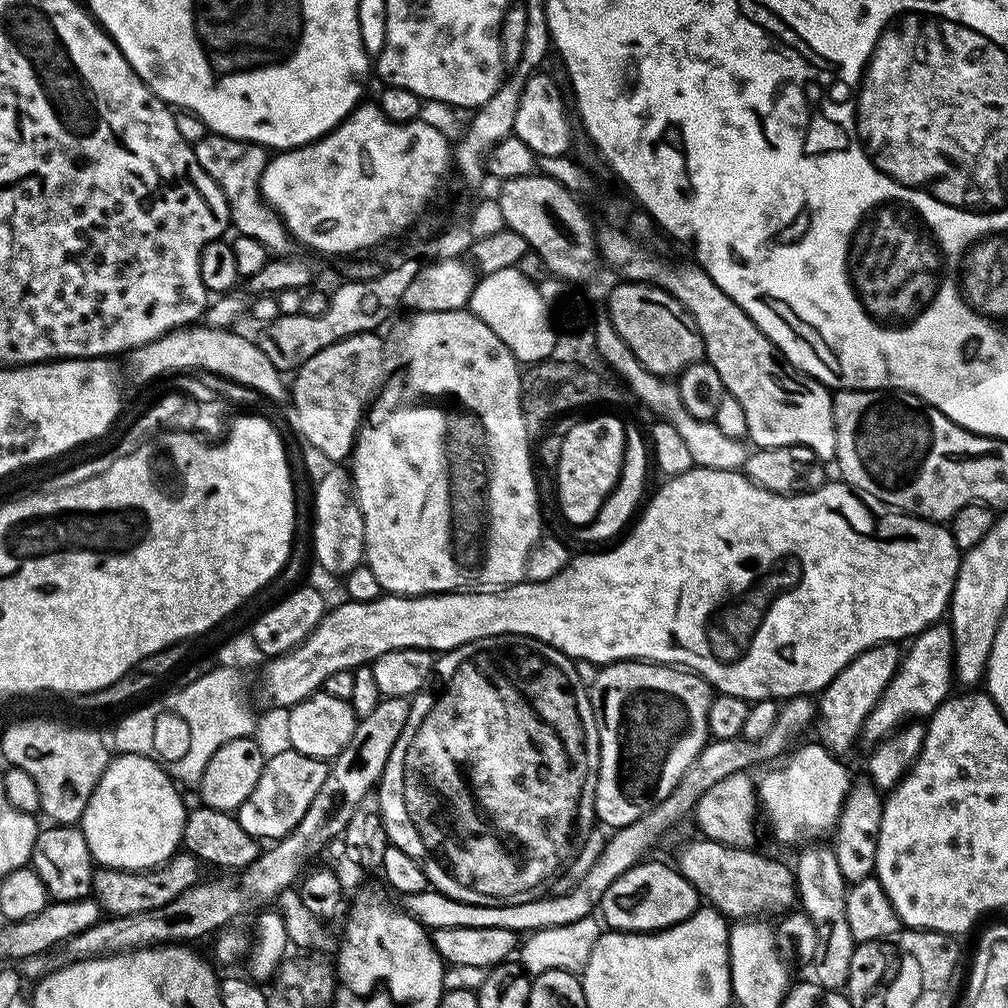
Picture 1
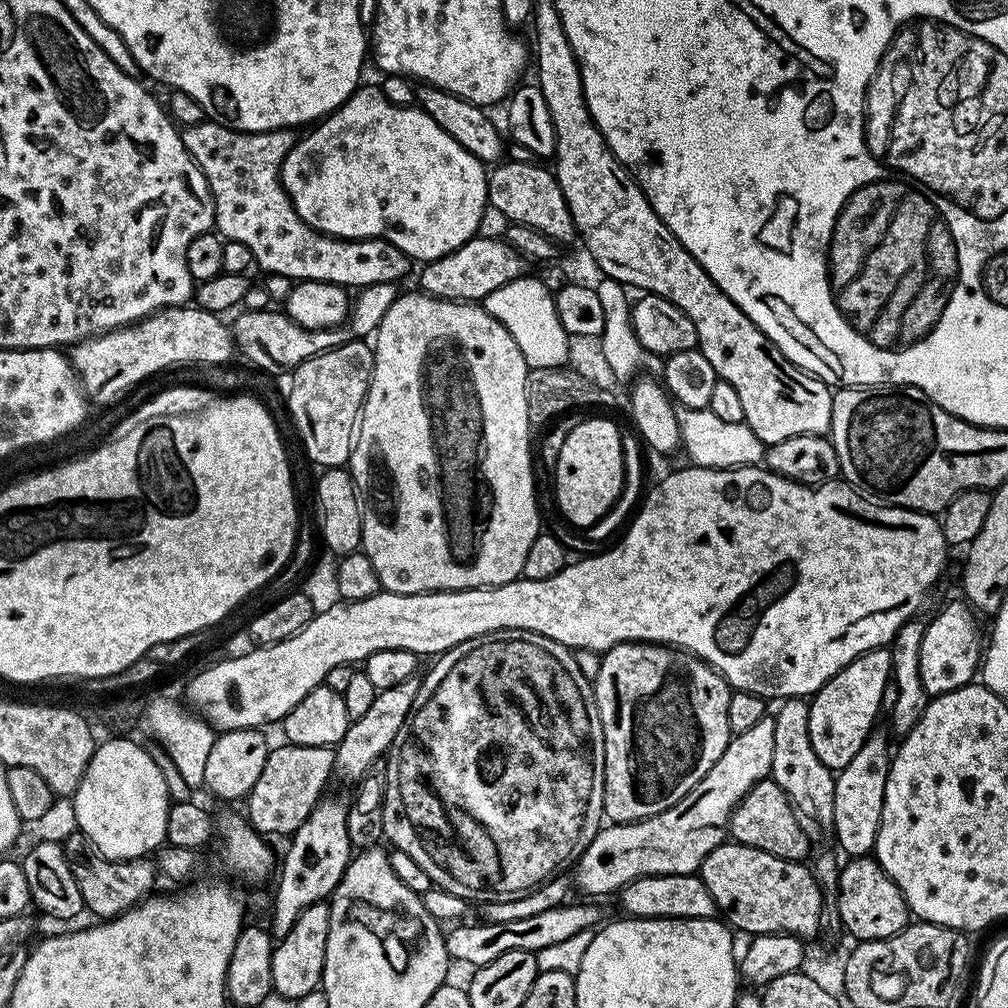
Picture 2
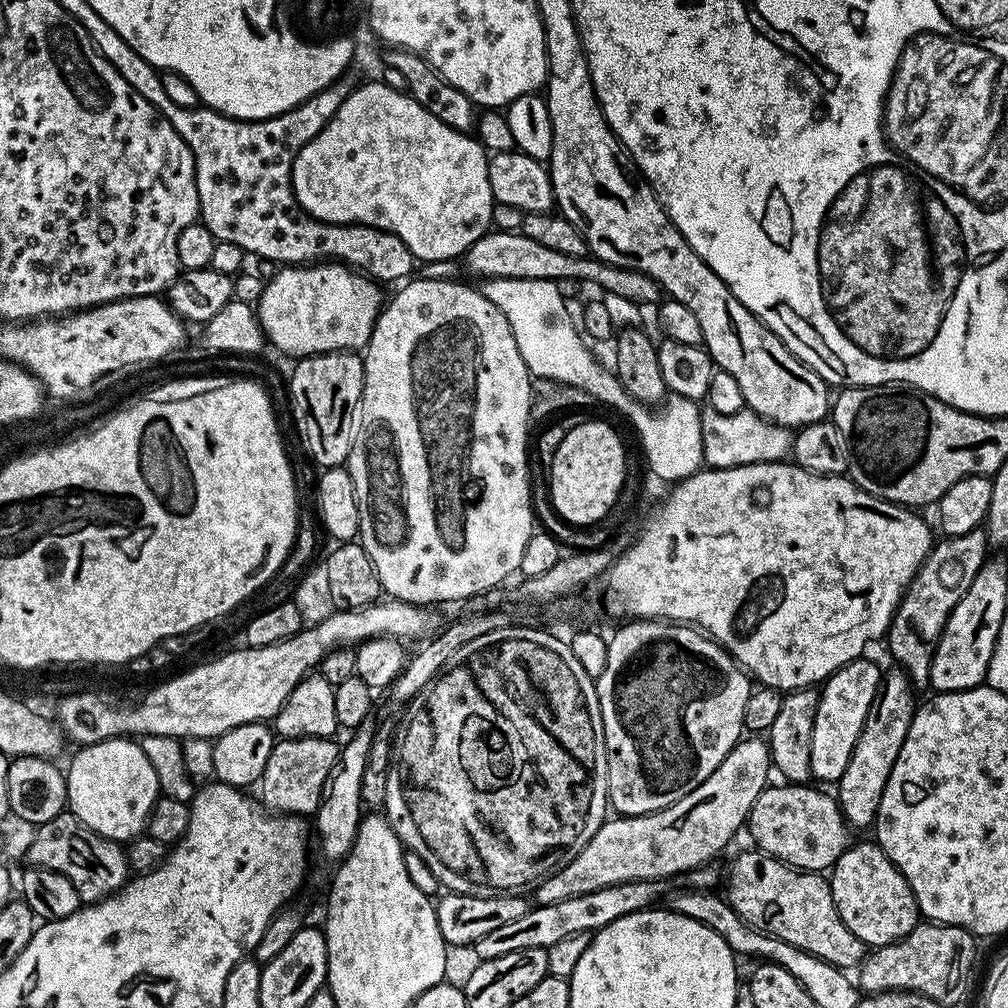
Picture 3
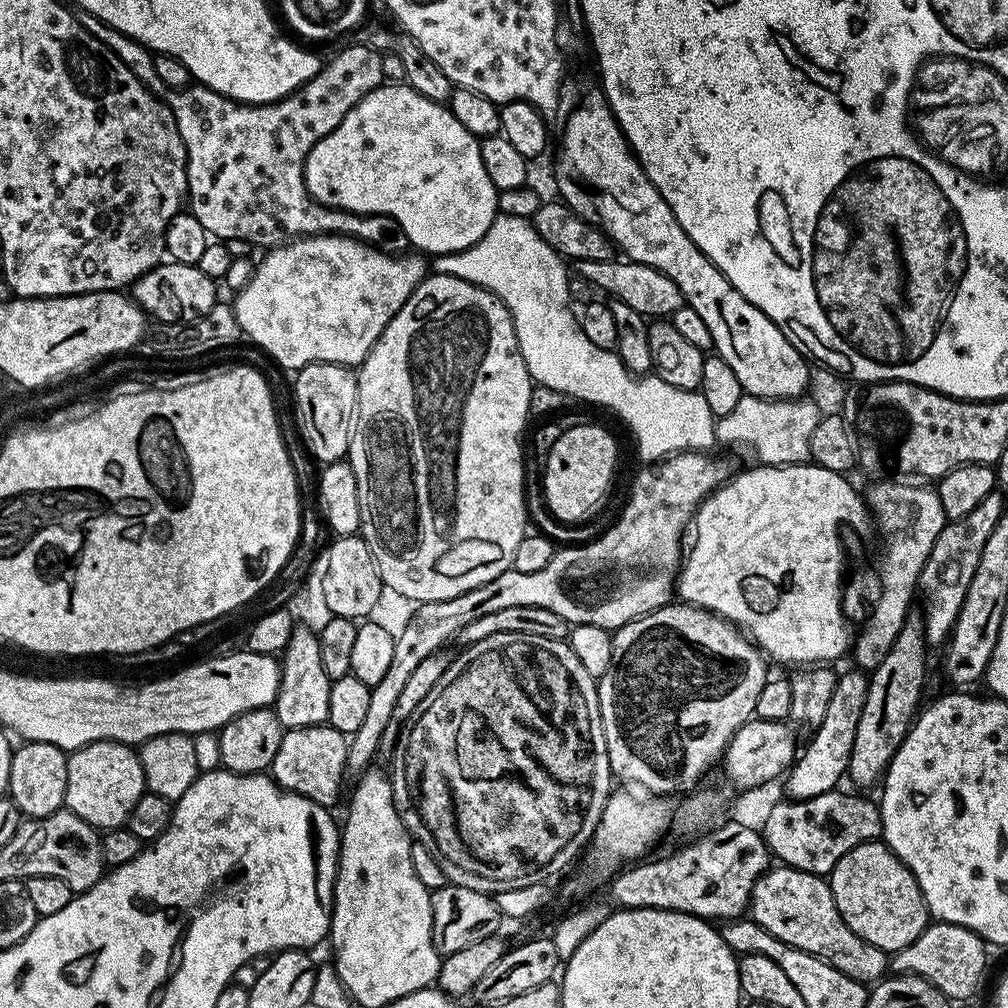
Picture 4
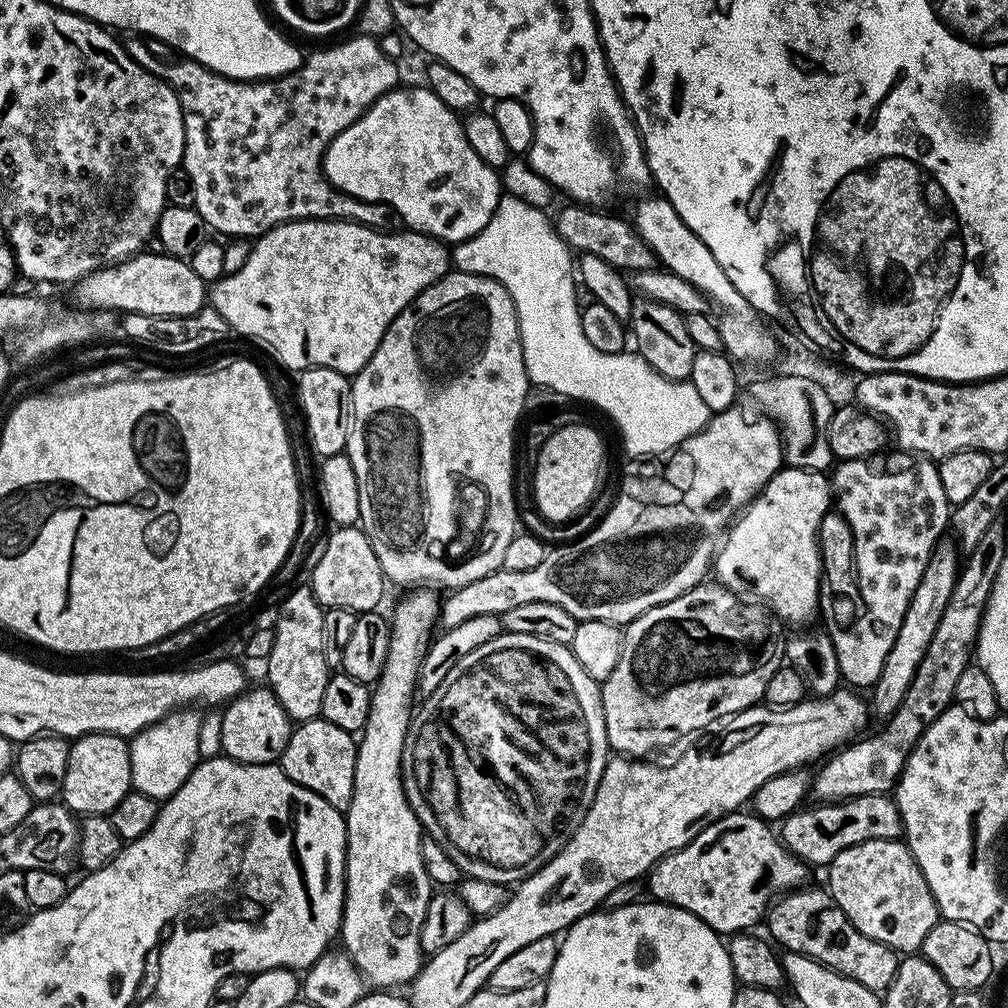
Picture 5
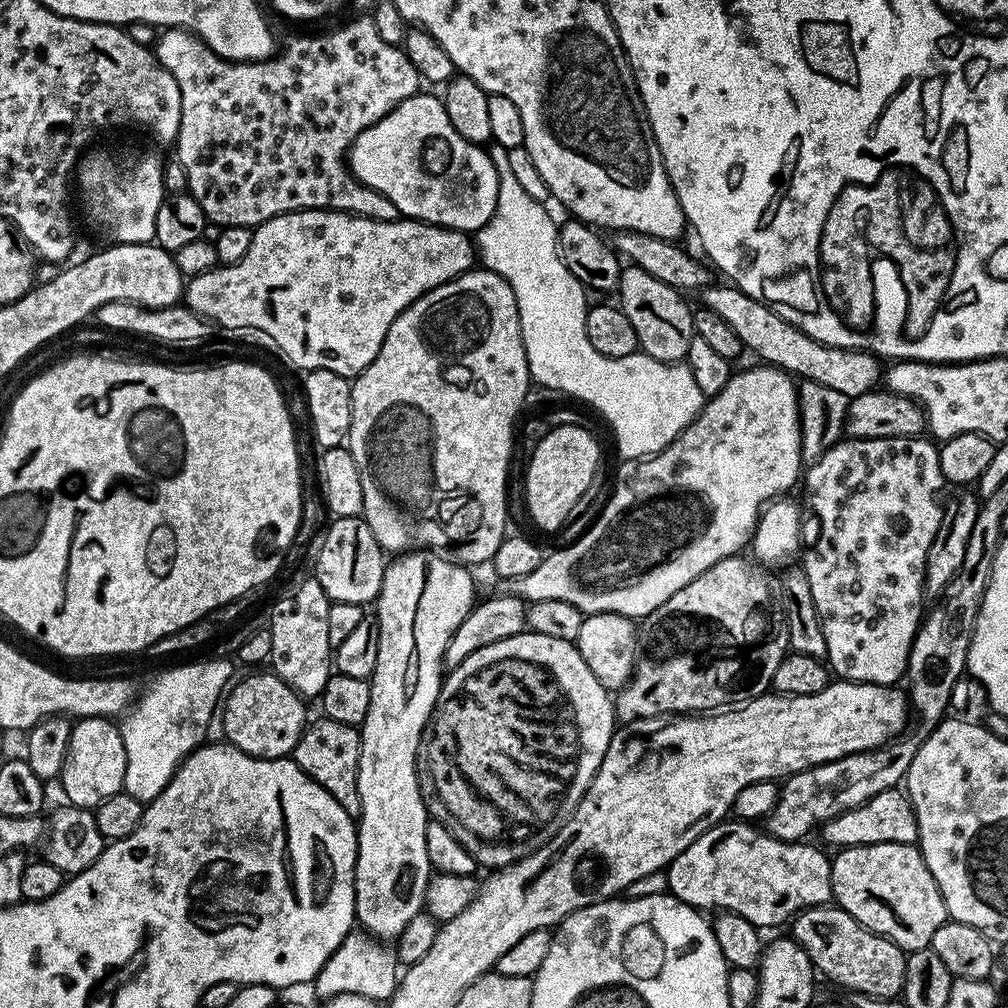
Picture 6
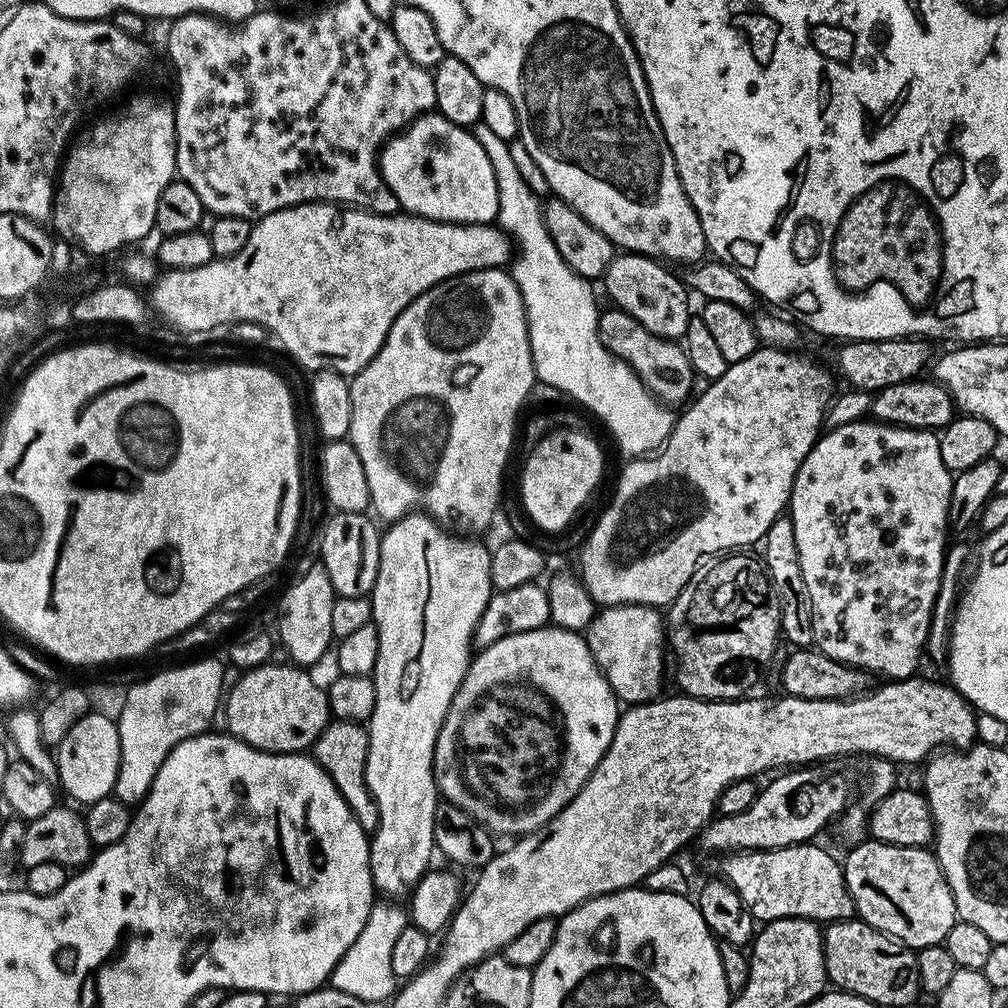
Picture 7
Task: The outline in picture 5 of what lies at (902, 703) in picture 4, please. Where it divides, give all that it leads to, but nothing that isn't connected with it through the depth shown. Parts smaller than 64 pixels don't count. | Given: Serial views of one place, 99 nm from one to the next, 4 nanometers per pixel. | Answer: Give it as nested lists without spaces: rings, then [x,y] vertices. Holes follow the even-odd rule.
[[[941,539],[930,554],[926,562],[926,570],[922,570],[922,579],[914,590],[914,598],[910,598],[910,606],[906,606],[906,618],[902,618],[898,638],[894,638],[894,646],[890,646],[890,654],[886,654],[886,666],[882,666],[882,674],[878,674],[876,683],[870,689],[871,711],[875,715],[877,712],[881,718],[895,714],[902,698],[906,698],[906,690],[910,690],[910,682],[914,682],[918,662],[922,662],[926,654],[926,646],[930,646],[930,638],[934,638],[934,630],[938,630],[938,622],[942,622],[942,610],[946,610],[946,602],[950,602],[950,594],[954,594],[954,586],[962,567],[962,552],[959,547],[954,546],[951,539],[949,540]]]

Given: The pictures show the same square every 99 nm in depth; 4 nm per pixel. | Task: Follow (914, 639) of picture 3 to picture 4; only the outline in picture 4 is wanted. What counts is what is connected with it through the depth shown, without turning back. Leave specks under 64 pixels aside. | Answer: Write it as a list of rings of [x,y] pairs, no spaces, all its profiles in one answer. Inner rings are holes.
[[[1000,490],[986,494],[986,498],[982,498],[974,510],[970,510],[970,514],[957,520],[948,520],[926,558],[926,566],[922,566],[918,592],[921,597],[924,595],[922,619],[924,639],[929,645],[943,645],[952,635],[962,602],[966,602],[966,590],[970,590],[970,578],[974,578],[974,570],[978,570],[978,558],[982,558],[986,538],[990,538],[994,526],[998,526],[998,518],[1002,518],[1006,510],[1003,495],[1005,493]]]

